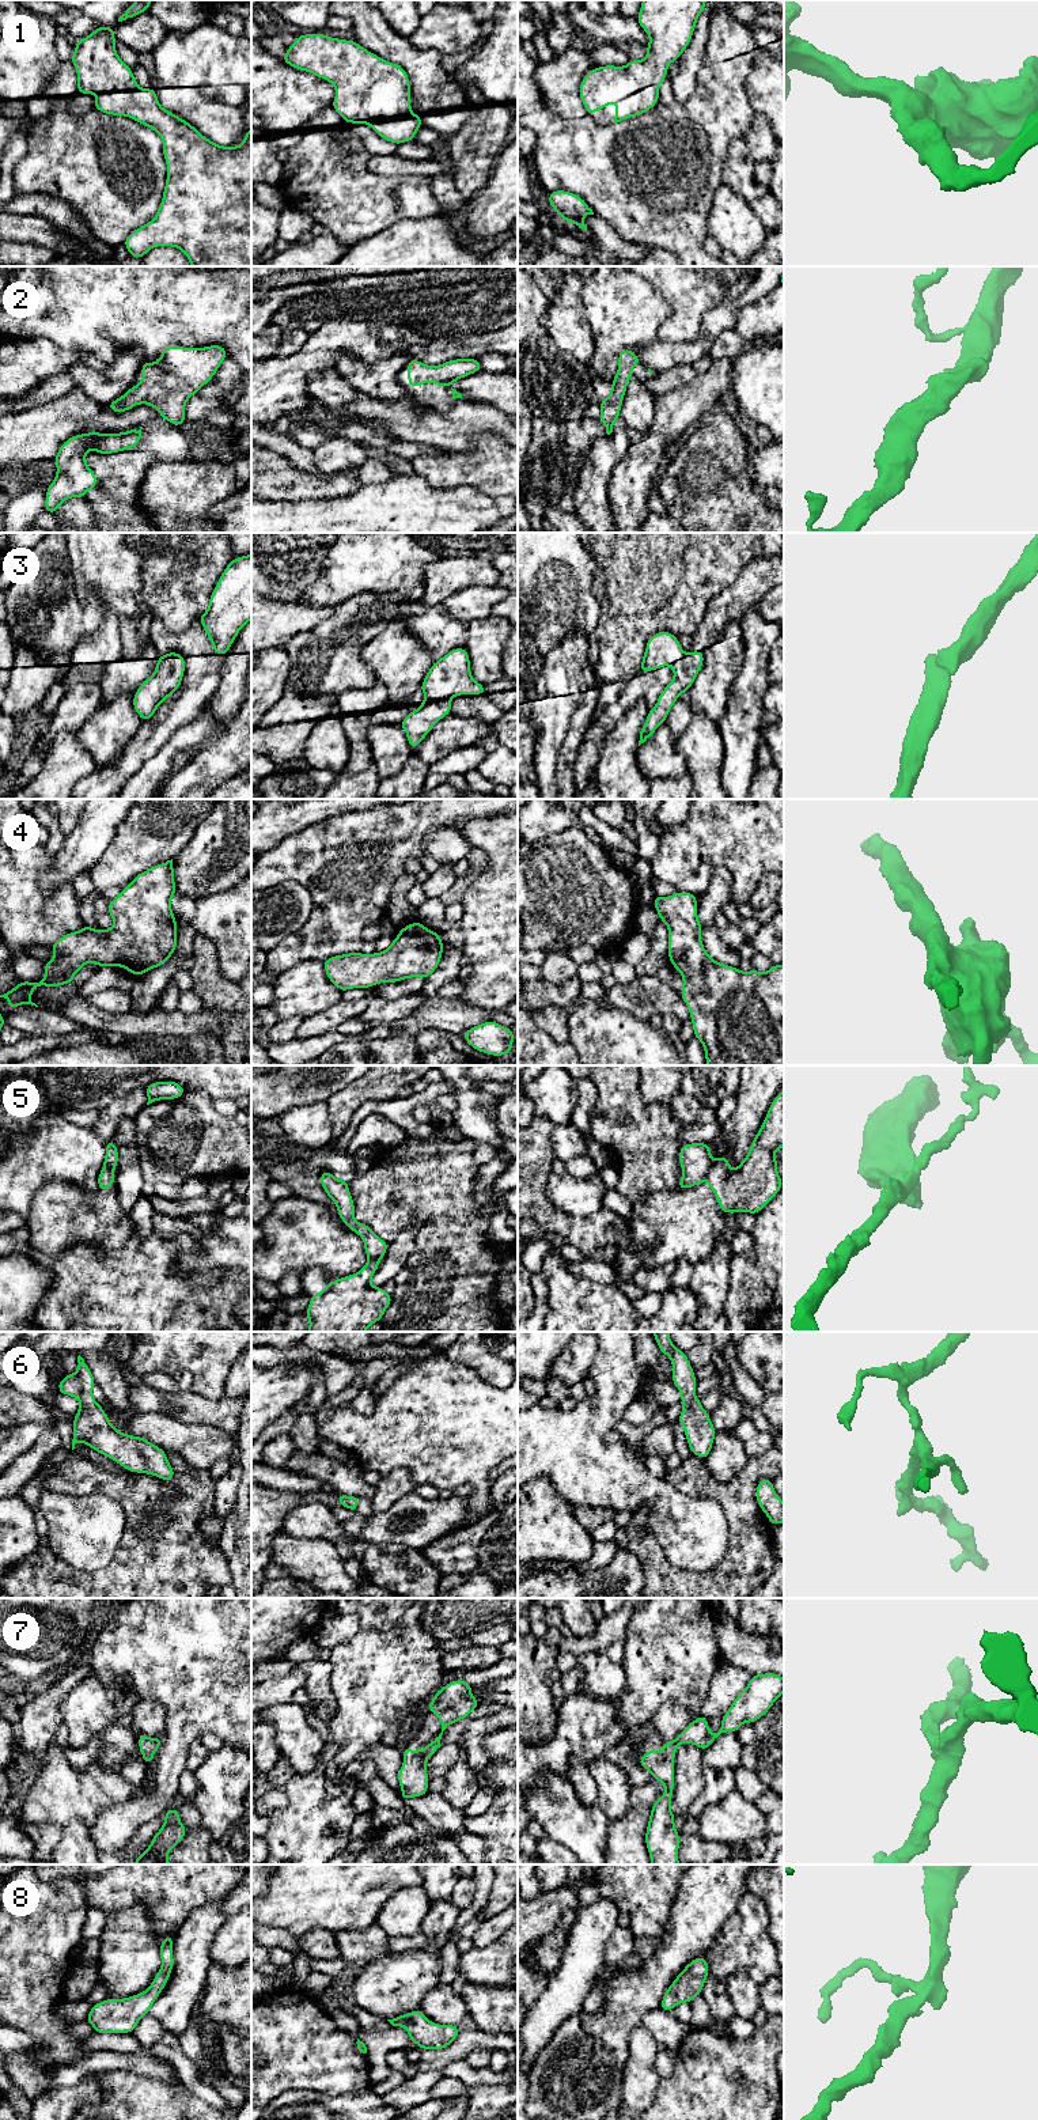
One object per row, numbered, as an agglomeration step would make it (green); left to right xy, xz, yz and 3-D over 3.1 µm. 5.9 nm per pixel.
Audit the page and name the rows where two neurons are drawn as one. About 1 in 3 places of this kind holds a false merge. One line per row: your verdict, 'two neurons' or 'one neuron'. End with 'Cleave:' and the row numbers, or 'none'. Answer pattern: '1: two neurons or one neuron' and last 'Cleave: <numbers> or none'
1: one neuron
2: one neuron
3: two neurons
4: one neuron
5: two neurons
6: one neuron
7: one neuron
8: one neuron
Cleave: 3, 5

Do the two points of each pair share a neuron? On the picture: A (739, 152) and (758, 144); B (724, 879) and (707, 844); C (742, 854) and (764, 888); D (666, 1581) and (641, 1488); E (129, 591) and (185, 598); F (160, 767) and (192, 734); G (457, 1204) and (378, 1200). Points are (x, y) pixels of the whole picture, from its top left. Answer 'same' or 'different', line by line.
A: different
B: different
C: different
D: different
E: different
F: same
G: same

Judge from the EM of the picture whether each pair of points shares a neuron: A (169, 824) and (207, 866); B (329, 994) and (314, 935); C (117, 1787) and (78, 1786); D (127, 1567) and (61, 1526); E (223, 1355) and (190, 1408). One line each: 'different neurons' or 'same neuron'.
A: different neurons
B: different neurons
C: same neuron
D: different neurons
E: different neurons

